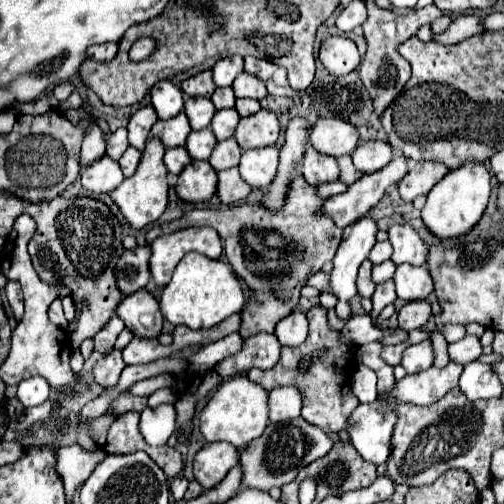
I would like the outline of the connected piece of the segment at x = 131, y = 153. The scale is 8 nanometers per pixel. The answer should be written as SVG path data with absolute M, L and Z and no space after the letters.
M129 146L129 148L125 150L125 154L121 156L121 160L119 160L119 166L121 166L121 170L123 170L125 178L133 176L133 172L137 170L137 164L139 164L139 160L141 160L141 152L139 152L137 148Z

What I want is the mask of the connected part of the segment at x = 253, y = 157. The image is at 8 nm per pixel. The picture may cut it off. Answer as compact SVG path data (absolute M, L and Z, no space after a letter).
M275 146L259 148L259 150L245 150L241 156L241 178L259 190L267 190L269 184L275 180L279 164L279 150Z

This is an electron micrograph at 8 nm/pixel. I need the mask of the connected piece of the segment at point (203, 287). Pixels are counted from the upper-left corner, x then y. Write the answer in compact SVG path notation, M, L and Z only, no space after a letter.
M189 252L177 264L171 282L161 294L159 306L165 320L169 320L173 326L183 324L191 330L201 330L211 328L227 316L239 312L243 308L243 302L245 294L241 290L241 284L225 262L211 260L199 252Z

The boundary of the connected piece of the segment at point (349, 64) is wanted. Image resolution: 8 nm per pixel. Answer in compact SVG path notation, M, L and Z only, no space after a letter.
M329 36L327 40L323 40L319 48L319 58L323 66L335 76L345 76L353 72L361 62L361 54L355 42L343 36Z

